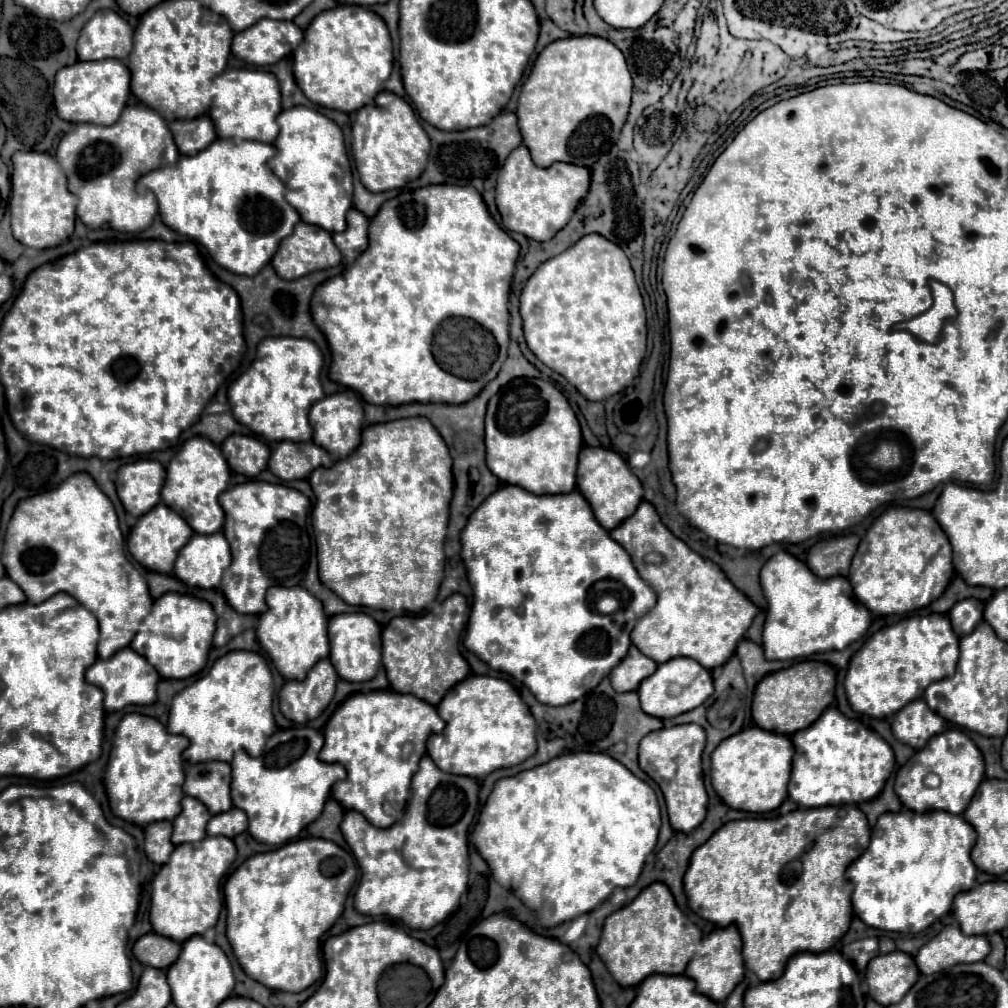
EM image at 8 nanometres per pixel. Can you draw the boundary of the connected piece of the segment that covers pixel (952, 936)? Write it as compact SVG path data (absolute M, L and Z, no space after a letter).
M957 925L945 927L937 937L923 945L915 963L923 975L933 975L959 963L977 963L989 955L989 941L981 935L963 935Z

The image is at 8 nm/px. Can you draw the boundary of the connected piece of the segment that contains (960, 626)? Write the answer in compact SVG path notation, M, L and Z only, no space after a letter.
M965 599L965 601L959 601L955 603L955 607L947 613L951 625L953 625L953 631L963 637L963 635L969 635L983 619L983 603L977 601L977 599Z

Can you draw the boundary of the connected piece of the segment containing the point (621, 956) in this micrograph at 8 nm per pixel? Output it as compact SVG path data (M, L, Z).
M651 883L633 903L617 909L605 919L597 955L621 987L633 987L647 979L647 975L683 975L701 937L701 931L675 905L669 887Z

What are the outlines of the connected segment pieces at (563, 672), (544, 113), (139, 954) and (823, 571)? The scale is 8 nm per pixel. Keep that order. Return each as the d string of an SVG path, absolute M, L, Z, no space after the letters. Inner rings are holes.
M503 485L501 489L495 491L495 495L489 495L473 511L467 527L461 533L461 557L463 557L465 569L467 569L469 583L473 585L473 609L471 609L471 617L469 617L469 625L467 625L463 645L473 655L477 655L483 663L487 663L491 669L503 671L503 673L515 677L517 681L521 681L525 687L529 687L529 691L535 695L535 699L539 703L545 703L545 705L567 705L567 703L577 701L579 697L583 697L591 689L595 689L601 683L601 679L607 677L611 673L611 669L615 665L619 665L623 661L623 657L627 655L627 649L631 645L629 633L633 631L637 619L641 619L647 611L651 611L655 607L655 593L651 591L651 587L647 587L643 583L643 579L639 579L639 573L635 571L633 561L627 555L627 551L623 551L623 547L619 547L619 543L615 543L609 537L609 533L603 531L603 527L599 527L595 515L591 515L591 507L587 507L587 501L583 499L583 495L579 495L579 491L565 493L565 495L531 495L529 491L523 491L521 487ZM601 579L613 579L613 581L621 583L631 595L627 605L621 607L619 611L611 613L611 615L601 615L597 611L591 611L587 605L589 587Z
M583 35L583 37L559 39L547 45L539 53L531 69L531 75L521 87L519 107L517 107L519 131L523 137L523 145L531 153L533 163L537 167L549 167L561 161L561 163L591 167L619 139L621 127L627 119L631 91L633 91L633 81L631 81L625 57L611 41L603 37Z
M147 933L139 937L133 945L133 955L139 963L155 967L155 969L169 969L171 963L179 957L181 945L173 939L163 939L163 935Z
M853 533L819 541L807 555L807 567L819 579L847 577L857 545L859 545L859 537Z

